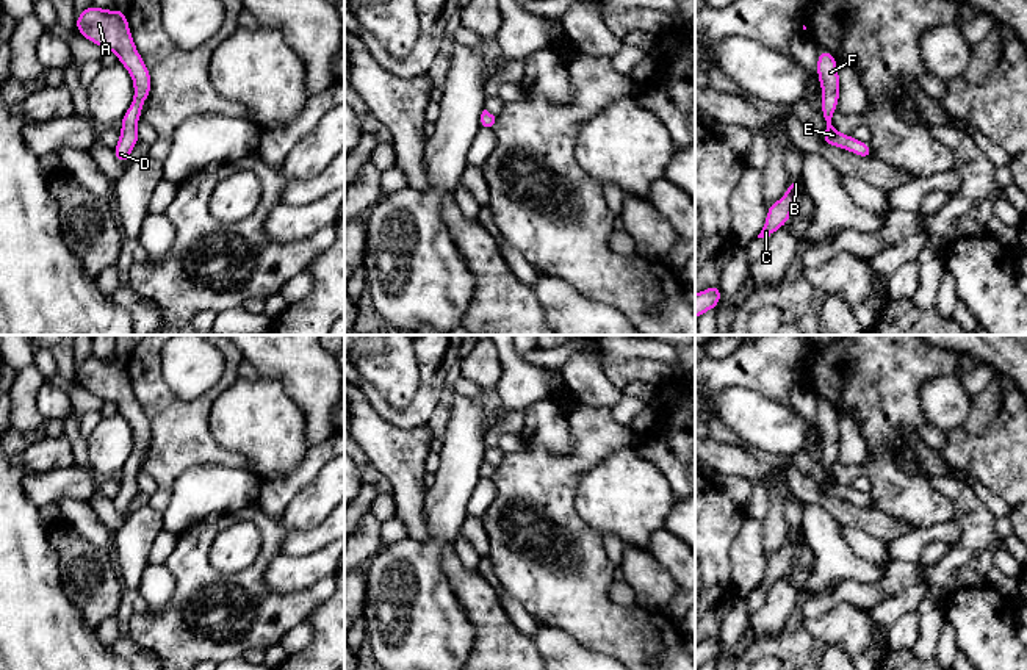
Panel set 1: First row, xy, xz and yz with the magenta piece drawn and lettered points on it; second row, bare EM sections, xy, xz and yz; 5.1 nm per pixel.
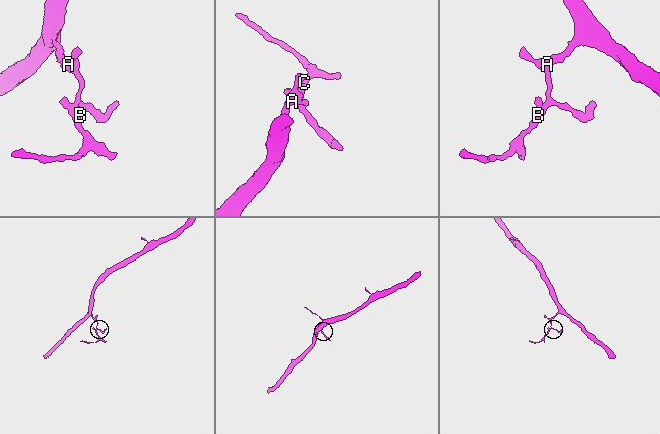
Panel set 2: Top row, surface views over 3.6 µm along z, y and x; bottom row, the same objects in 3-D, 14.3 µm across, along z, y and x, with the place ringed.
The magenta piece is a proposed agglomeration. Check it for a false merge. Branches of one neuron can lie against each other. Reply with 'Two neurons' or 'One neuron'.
One neuron

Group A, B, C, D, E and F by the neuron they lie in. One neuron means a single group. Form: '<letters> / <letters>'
A B C D E F

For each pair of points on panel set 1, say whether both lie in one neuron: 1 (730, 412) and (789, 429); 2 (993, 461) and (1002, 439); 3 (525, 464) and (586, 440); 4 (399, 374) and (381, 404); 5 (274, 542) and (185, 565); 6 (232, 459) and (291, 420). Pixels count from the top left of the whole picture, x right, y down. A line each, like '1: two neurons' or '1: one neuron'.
1: one neuron
2: one neuron
3: one neuron
4: two neurons
5: one neuron
6: two neurons

